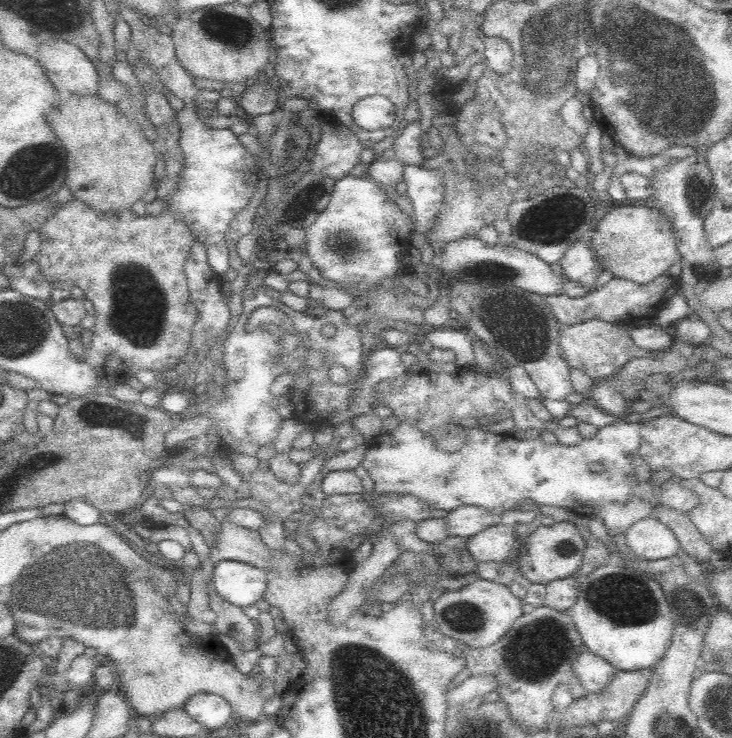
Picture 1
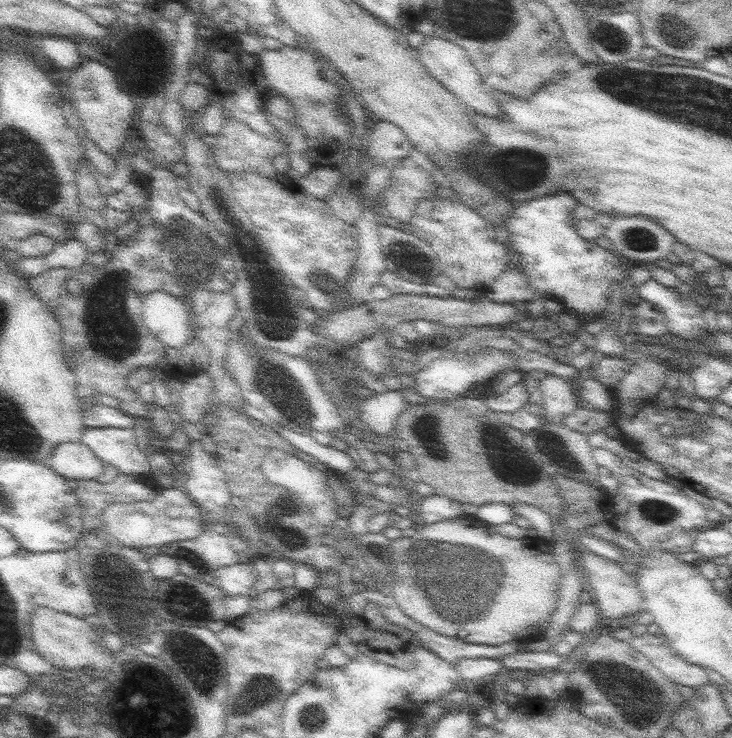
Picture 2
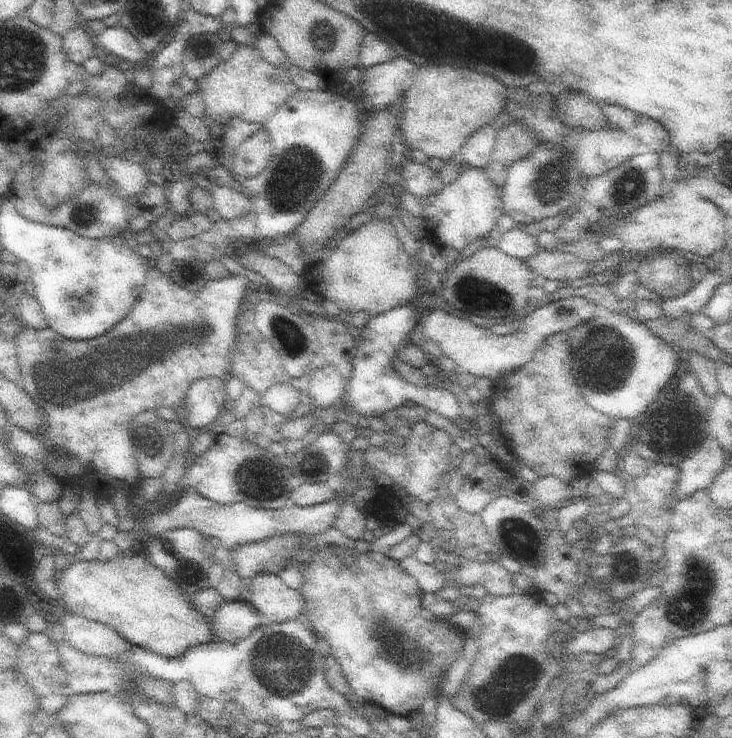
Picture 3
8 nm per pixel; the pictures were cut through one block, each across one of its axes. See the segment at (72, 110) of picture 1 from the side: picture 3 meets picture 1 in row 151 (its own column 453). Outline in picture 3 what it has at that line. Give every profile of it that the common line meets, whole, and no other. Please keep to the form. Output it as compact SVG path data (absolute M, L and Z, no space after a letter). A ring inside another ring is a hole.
M417 64L407 90L403 92L403 116L399 130L409 152L419 150L427 158L453 158L459 154L465 138L505 112L511 90L505 90L493 76L455 66L429 66Z

